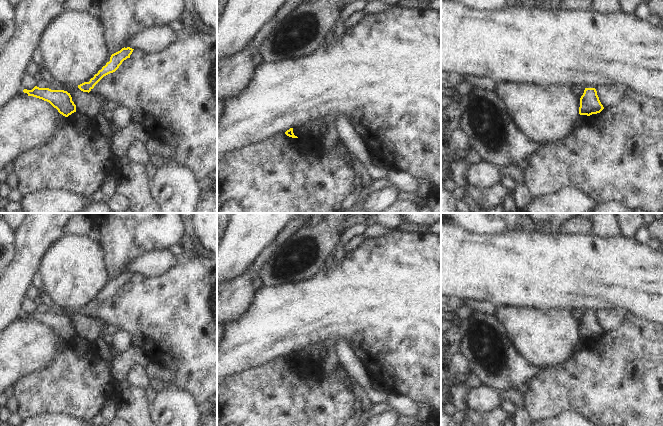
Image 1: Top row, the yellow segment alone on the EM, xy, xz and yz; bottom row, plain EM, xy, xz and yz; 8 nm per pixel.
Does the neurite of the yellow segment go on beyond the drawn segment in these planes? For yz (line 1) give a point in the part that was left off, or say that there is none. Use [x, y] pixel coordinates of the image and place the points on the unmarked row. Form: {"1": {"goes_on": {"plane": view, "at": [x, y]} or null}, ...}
{"1": {"goes_on": null}}

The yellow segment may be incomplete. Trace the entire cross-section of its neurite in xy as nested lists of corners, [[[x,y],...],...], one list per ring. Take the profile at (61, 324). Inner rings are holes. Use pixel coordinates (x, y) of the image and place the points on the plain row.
[[[35,310],[32,314],[23,314],[28,320],[33,320],[49,326],[60,338],[68,341],[76,336],[76,329],[72,325],[70,317],[64,314],[51,314],[49,312],[39,312]]]

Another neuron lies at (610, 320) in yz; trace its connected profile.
[[[598,310],[595,313],[601,328],[606,333],[617,330],[626,317],[626,312],[622,310]]]

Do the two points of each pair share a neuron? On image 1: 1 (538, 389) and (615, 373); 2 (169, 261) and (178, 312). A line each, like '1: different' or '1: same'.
1: same
2: different

